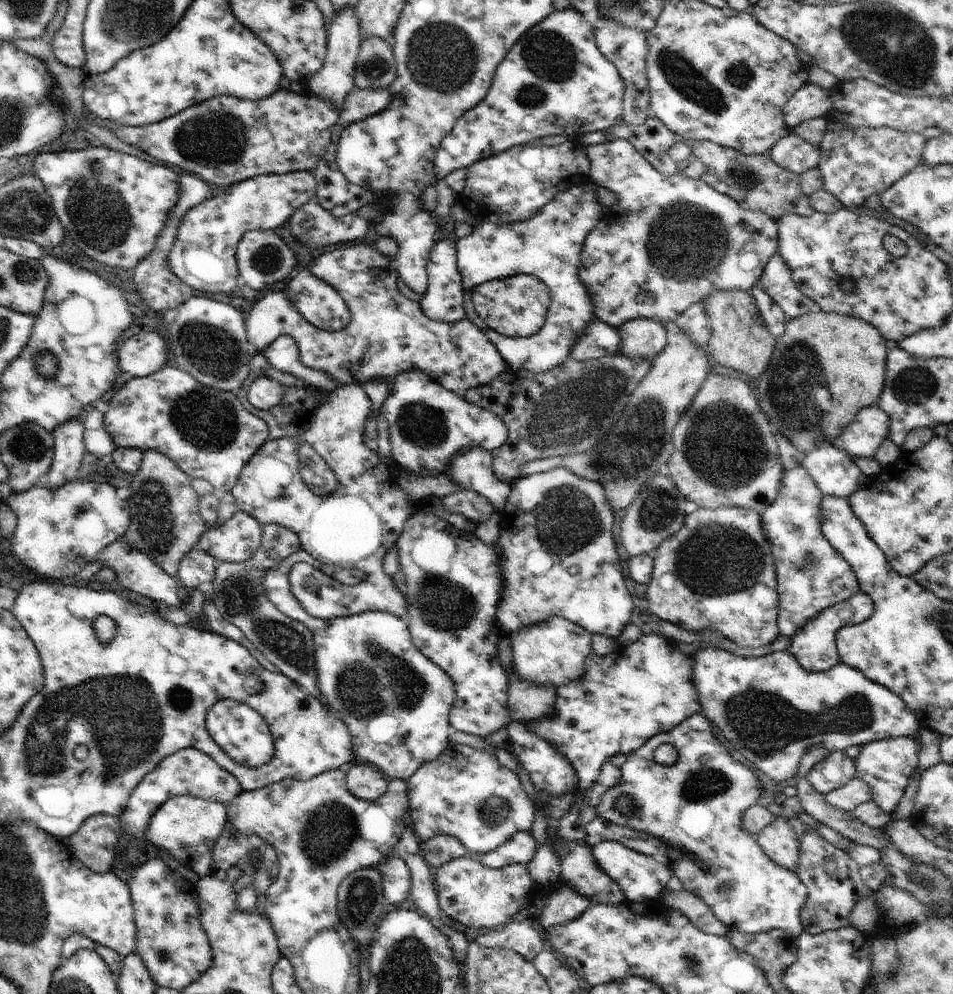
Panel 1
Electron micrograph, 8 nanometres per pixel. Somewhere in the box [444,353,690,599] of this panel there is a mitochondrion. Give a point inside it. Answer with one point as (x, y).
(576, 411)

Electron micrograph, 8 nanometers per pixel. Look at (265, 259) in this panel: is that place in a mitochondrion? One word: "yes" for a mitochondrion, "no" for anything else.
yes

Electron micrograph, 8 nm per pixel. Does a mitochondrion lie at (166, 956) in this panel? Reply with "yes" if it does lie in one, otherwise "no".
yes

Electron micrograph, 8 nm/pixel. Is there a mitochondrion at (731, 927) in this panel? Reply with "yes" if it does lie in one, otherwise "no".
no

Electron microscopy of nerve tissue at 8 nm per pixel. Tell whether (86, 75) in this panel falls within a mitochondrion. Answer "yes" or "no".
no

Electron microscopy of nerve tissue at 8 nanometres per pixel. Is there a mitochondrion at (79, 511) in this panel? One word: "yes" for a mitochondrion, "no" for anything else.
yes

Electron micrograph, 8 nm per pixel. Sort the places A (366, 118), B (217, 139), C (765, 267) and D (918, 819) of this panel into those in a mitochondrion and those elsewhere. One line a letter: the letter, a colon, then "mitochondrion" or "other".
A: other
B: mitochondrion
C: other
D: other

